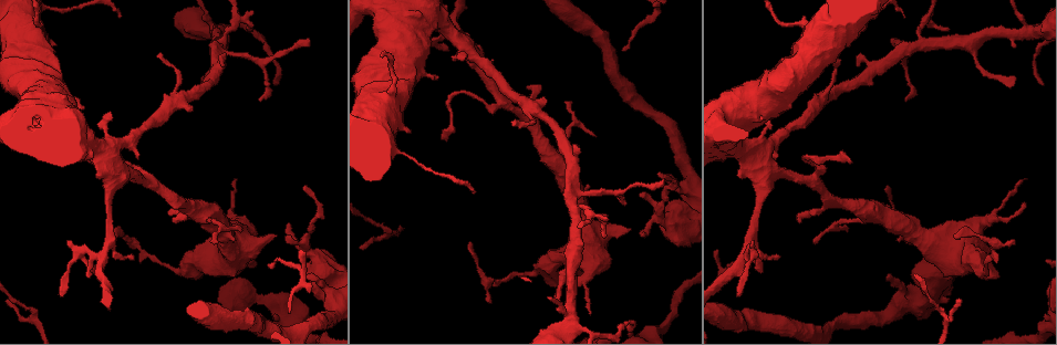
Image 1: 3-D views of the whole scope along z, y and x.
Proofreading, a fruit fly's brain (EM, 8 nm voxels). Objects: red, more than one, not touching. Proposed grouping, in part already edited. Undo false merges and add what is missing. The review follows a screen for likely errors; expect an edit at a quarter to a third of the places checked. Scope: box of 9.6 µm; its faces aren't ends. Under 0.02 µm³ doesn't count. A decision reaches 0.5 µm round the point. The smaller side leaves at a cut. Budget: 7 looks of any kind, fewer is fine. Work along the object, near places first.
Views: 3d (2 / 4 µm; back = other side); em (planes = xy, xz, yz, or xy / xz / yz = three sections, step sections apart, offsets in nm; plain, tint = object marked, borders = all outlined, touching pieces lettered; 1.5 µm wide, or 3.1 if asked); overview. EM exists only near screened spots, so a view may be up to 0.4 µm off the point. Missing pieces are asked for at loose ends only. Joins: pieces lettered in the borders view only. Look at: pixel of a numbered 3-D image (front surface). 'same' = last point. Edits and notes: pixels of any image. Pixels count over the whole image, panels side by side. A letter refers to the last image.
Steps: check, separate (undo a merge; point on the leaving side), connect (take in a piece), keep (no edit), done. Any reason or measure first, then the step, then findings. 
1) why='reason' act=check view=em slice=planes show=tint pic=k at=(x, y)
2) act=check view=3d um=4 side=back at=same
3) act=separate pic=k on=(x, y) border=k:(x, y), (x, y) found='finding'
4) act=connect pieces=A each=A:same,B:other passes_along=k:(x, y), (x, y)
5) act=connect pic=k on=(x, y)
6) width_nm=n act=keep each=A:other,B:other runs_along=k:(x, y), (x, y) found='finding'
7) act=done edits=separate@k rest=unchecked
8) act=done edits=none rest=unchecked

why='branch stops here' act=check view=em slice=xy step=8 show=borders pic=1 at=(801, 221)

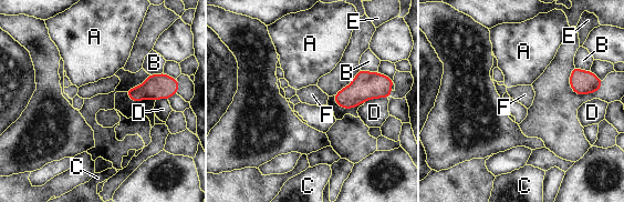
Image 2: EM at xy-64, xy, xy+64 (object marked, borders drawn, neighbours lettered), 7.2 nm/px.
act=keep each=A:other,B:other,C:other,D:other,E:other,F:other border=2:(387, 97), (364, 101) found='none of them fits'

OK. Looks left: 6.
why='branch stops here' act=check view=3d um=4 side=back pic=1 at=(97, 176)

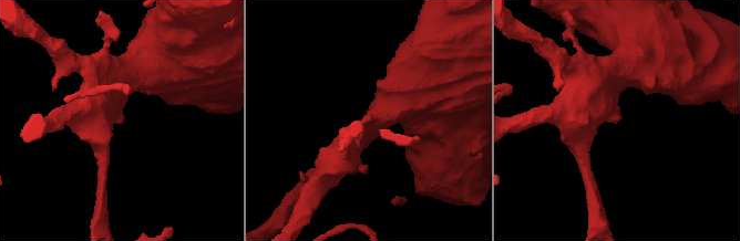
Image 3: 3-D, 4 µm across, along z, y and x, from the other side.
act=check view=em slice=yz step=4 show=tint pic=3 at=(370, 116)

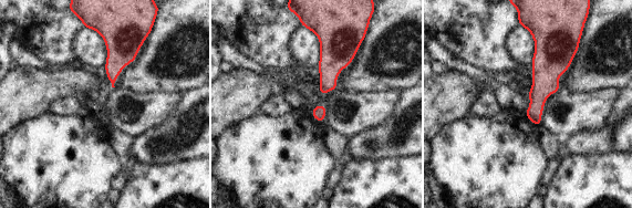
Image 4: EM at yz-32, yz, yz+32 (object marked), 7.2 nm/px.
why='cut it another way' act=check view=em slice=xz step=8 show=borders at=same

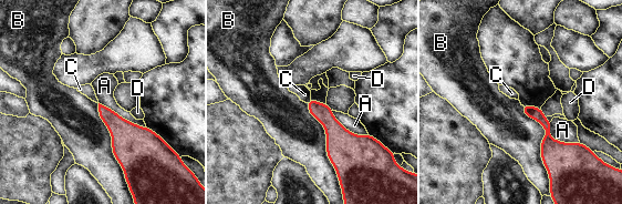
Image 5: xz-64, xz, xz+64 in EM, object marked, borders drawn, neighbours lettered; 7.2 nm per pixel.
act=keep each=A:other,B:other,C:other,D:other border=5:(99, 102), (123, 118), (145, 126) found='no lettered piece goes on from it'

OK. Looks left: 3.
act=check view=em slice=xz step=8 show=tint pic=1 at=(460, 61)

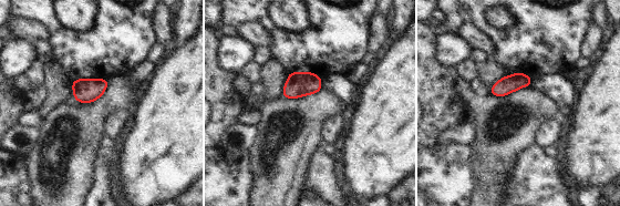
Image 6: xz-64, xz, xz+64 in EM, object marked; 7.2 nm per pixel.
act=check view=em slice=planes show=borders at=same

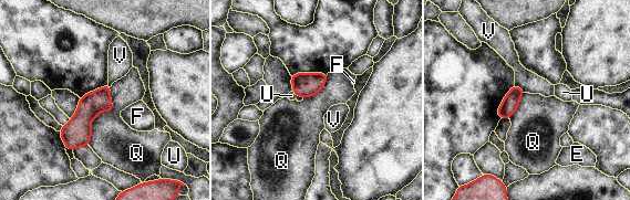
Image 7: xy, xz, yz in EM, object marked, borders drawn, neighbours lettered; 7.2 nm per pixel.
longest_contact=Q:460nm act=keep each=E:other,F:other,Q:other,U:other,V:other border=7:(111, 86), (88, 145) found='no lettered piece goes on from it'

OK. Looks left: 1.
act=done edits=none rest=unchecked

